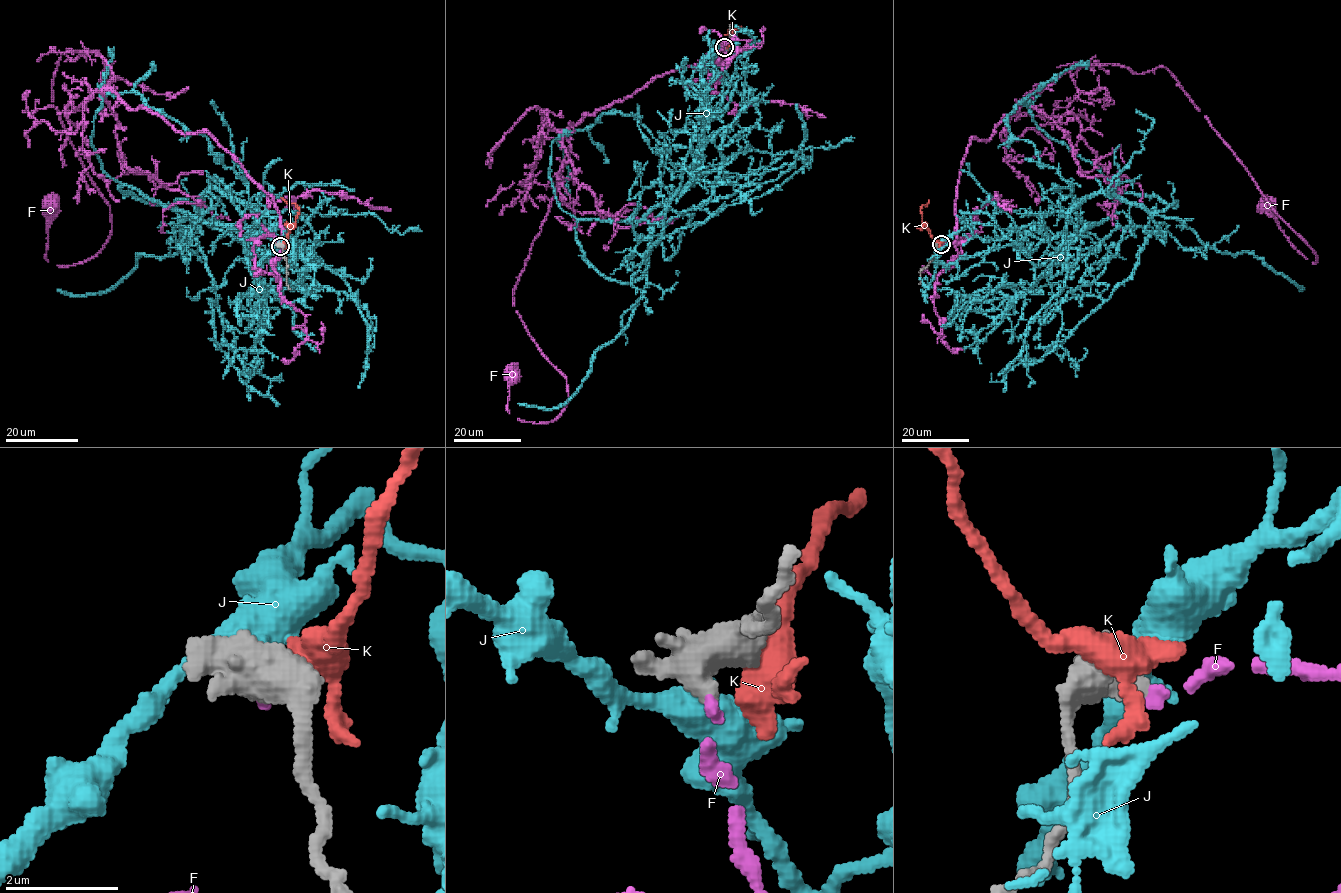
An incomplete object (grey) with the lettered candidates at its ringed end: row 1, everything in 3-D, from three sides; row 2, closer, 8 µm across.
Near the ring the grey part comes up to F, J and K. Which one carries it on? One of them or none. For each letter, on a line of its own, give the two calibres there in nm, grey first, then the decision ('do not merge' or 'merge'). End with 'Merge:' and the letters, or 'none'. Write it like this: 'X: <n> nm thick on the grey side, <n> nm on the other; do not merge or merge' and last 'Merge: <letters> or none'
F: 440 nm thick on the grey side, 180 nm on the other; merge
J: 800 nm thick on the grey side, 440 nm on the other; do not merge
K: 500 nm thick on the grey side, 440 nm on the other; do not merge
Merge: F

